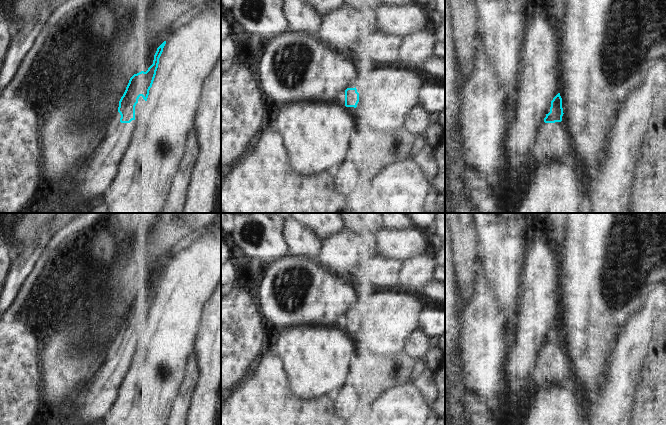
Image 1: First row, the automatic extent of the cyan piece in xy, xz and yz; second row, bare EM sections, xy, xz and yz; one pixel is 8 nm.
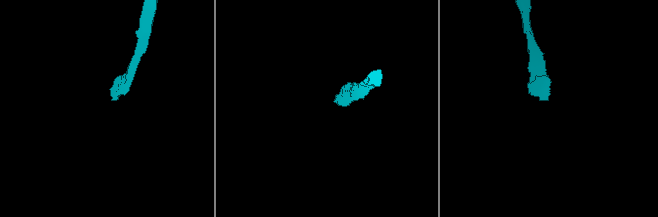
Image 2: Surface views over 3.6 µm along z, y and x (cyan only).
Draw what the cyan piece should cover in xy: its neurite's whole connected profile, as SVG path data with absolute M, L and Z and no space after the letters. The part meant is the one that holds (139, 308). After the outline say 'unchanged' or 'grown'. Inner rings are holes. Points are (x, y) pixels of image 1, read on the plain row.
M166 265L157 272L153 288L146 296L141 295L130 302L119 325L118 335L106 344L105 356L84 386L80 399L83 405L81 414L83 423L93 423L103 419L116 400L117 390L135 350L135 330L140 320L147 325L165 268Z; grown

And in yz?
M558 317L551 325L550 336L543 341L537 352L533 384L541 386L547 381L562 381L570 372L567 343Z; grown

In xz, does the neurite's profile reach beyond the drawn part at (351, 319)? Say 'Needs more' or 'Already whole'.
Needs more

